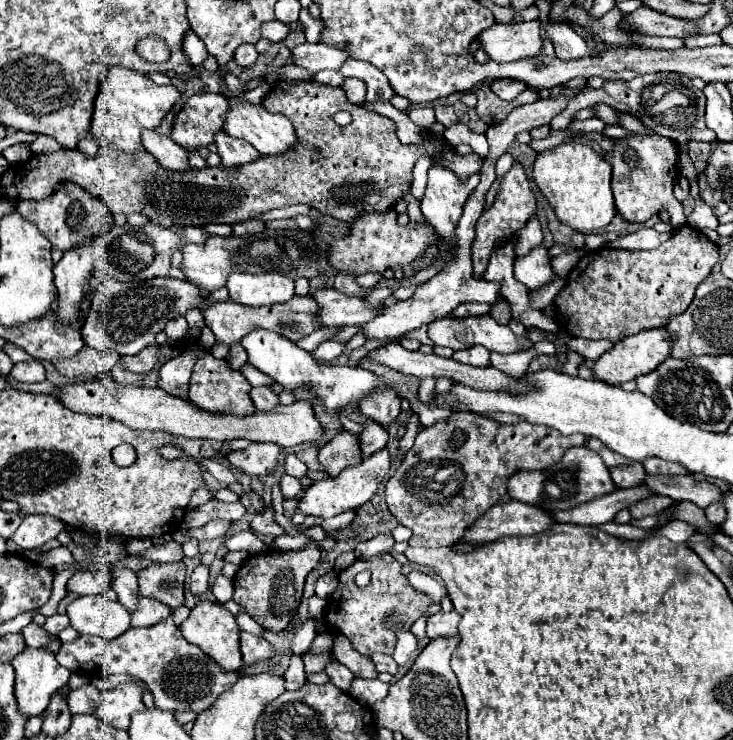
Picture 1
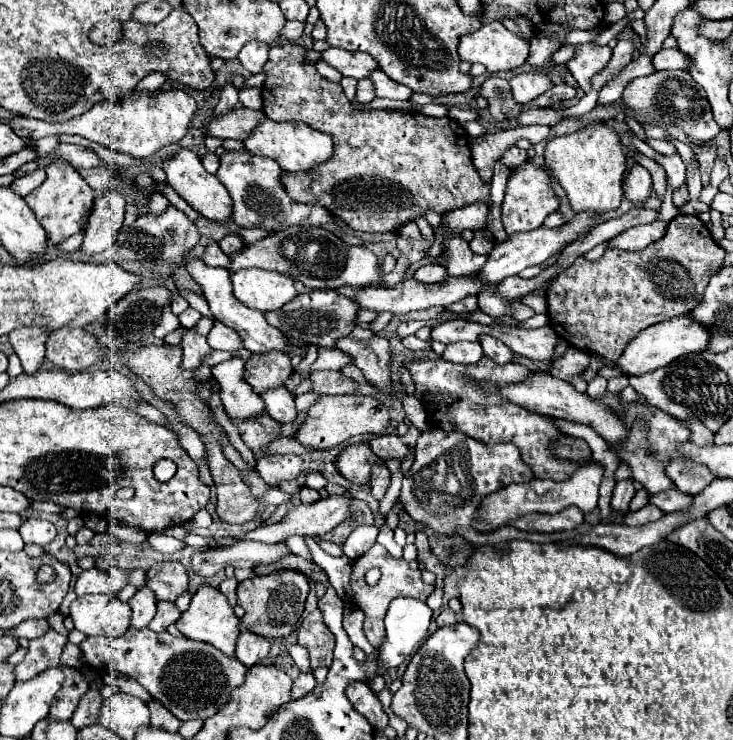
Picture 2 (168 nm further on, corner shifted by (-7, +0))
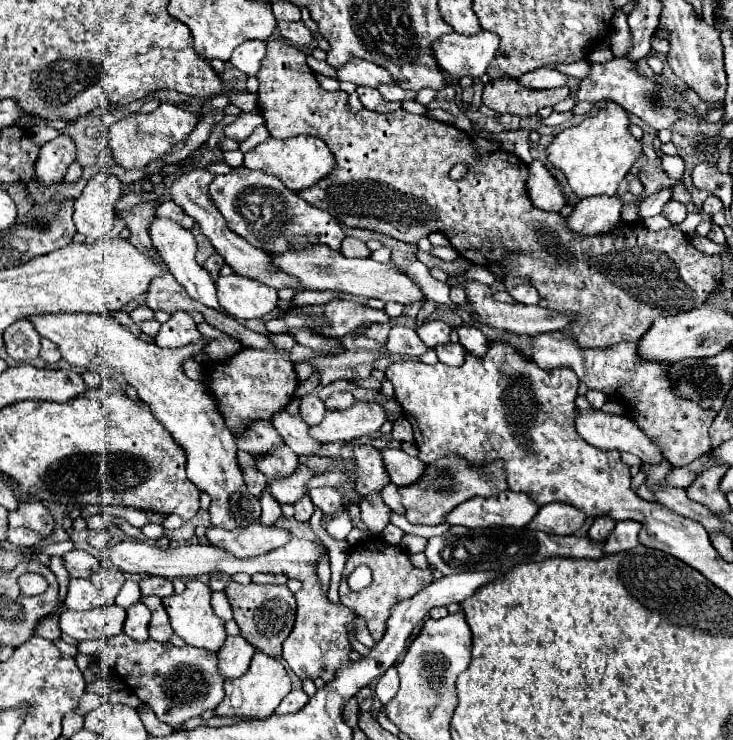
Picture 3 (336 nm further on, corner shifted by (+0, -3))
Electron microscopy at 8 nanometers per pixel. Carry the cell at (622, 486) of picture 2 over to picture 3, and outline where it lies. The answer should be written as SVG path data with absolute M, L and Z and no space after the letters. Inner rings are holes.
M596 517L594 523L592 523L592 527L590 527L590 531L588 531L588 537L590 537L592 541L604 543L606 537L612 533L614 525L616 525L616 521L612 521L612 519L608 519L608 517Z

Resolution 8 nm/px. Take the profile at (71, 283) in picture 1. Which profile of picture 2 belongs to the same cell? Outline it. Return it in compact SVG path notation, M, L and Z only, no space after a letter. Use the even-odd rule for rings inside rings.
M107 192L95 200L91 218L85 228L85 240L81 244L81 252L87 256L95 256L105 252L117 238L119 228L123 226L125 200L119 192Z

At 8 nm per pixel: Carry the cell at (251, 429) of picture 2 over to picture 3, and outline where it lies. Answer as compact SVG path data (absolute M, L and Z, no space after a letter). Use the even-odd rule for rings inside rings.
M282 445L282 453L274 451L274 453L268 453L268 457L256 457L256 463L258 463L258 469L268 477L268 481L278 481L288 477L300 465L296 453L292 453L288 445Z

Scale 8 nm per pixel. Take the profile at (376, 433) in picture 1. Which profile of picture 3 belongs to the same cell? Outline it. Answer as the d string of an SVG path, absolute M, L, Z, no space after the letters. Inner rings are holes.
M382 449L380 453L384 457L384 465L386 465L386 471L390 473L392 483L398 487L414 485L426 469L424 461L420 461L418 457L406 455L402 449Z

